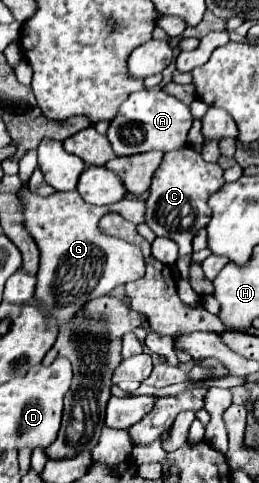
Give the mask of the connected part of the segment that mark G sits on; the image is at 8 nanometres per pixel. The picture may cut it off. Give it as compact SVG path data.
M28 152L20 160L18 176L22 186L16 196L22 206L24 226L40 250L40 270L36 276L38 282L34 296L48 318L54 318L58 326L66 326L92 298L106 296L116 286L124 286L144 276L144 256L140 248L124 240L104 236L98 230L98 220L106 212L118 212L126 220L144 220L144 200L122 198L110 206L94 206L84 202L76 190L54 192L48 198L40 198L28 188L28 180L34 170L36 152Z

